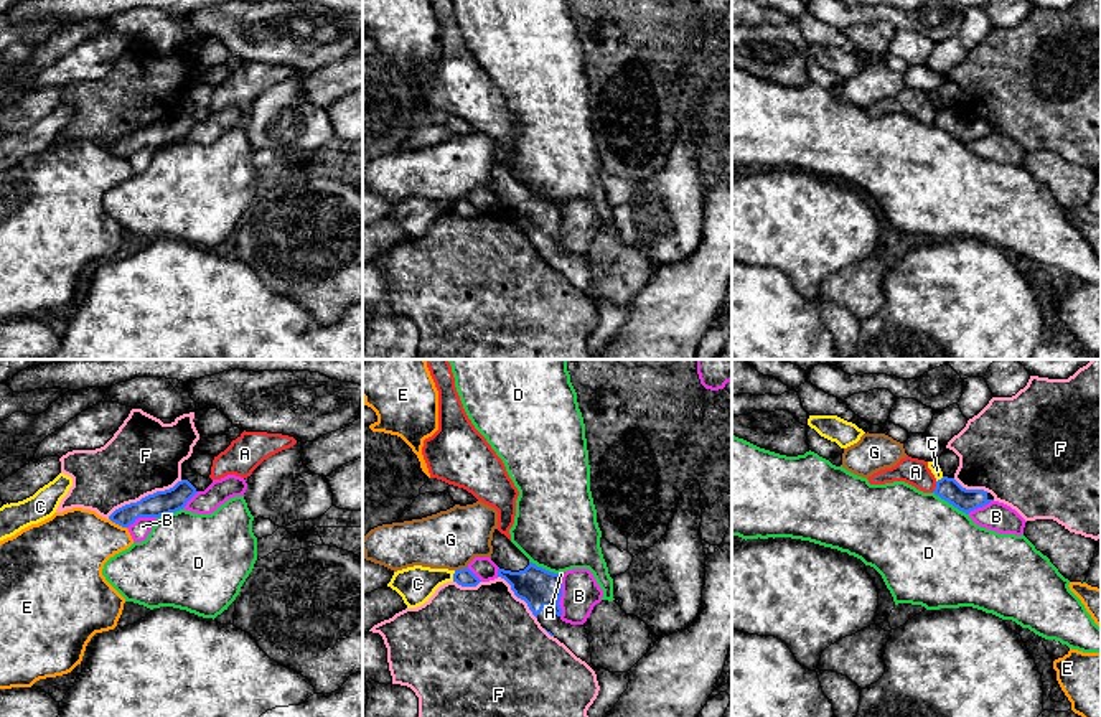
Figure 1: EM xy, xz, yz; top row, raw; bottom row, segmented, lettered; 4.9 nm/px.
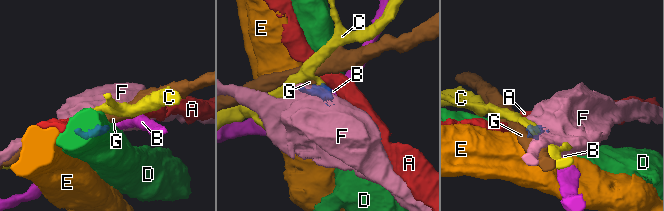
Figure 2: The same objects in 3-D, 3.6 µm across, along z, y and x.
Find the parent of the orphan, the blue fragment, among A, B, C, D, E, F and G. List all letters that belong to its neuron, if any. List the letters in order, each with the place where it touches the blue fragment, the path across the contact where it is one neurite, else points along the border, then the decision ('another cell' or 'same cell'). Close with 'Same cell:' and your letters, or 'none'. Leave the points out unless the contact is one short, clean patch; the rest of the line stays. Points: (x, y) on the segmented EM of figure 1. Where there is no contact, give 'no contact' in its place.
A: meets blue in yz at (937, 487); border along yz (937, 482), (932, 492); another cell
B: meets blue in xz at (561, 595); another cell
C: meets blue in xz at (454, 576); another cell
D: meets blue in yz at (951, 503); border along yz (933, 492), (968, 515); another cell
E: meets blue in xy at (117, 523); border along xy (109, 518), (126, 528); another cell
F: meets blue in xy at (145, 496); another cell
G: meets blue in xz at (460, 569); border along xz (467, 566), (455, 571); another cell
Same cell: none

